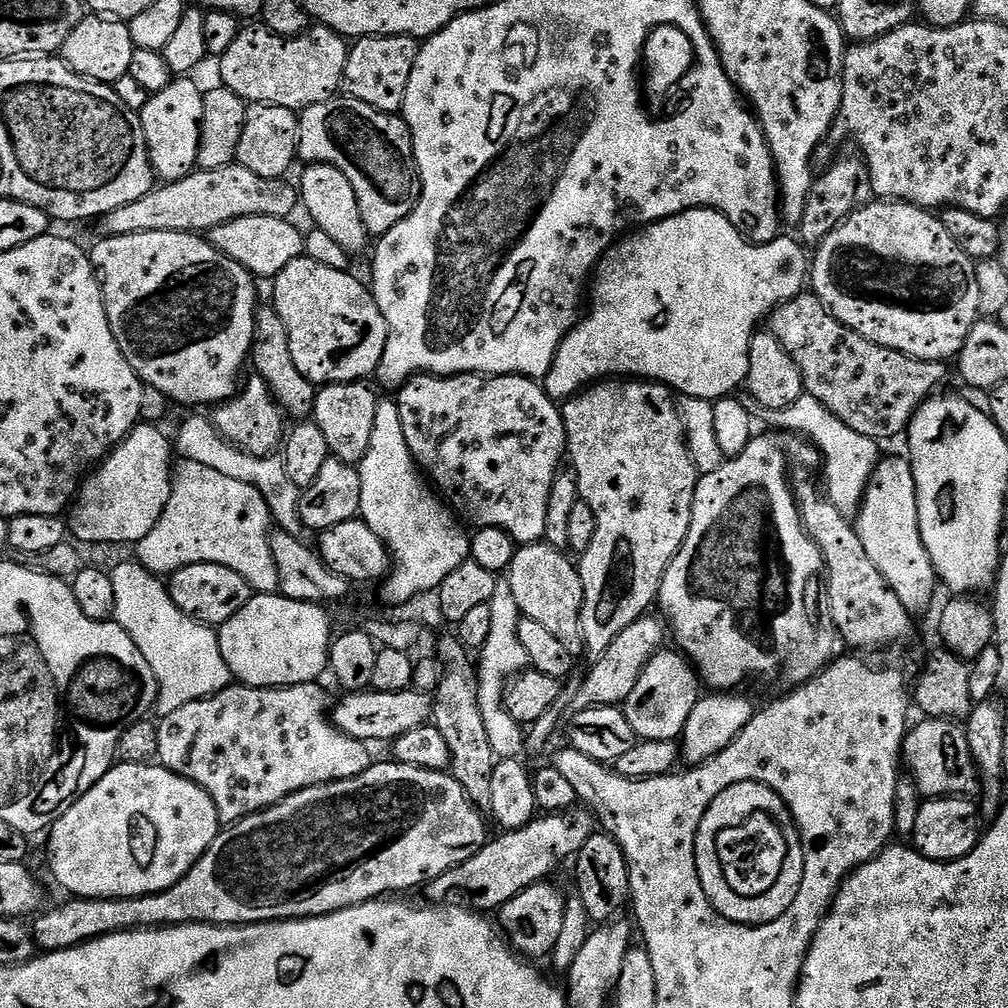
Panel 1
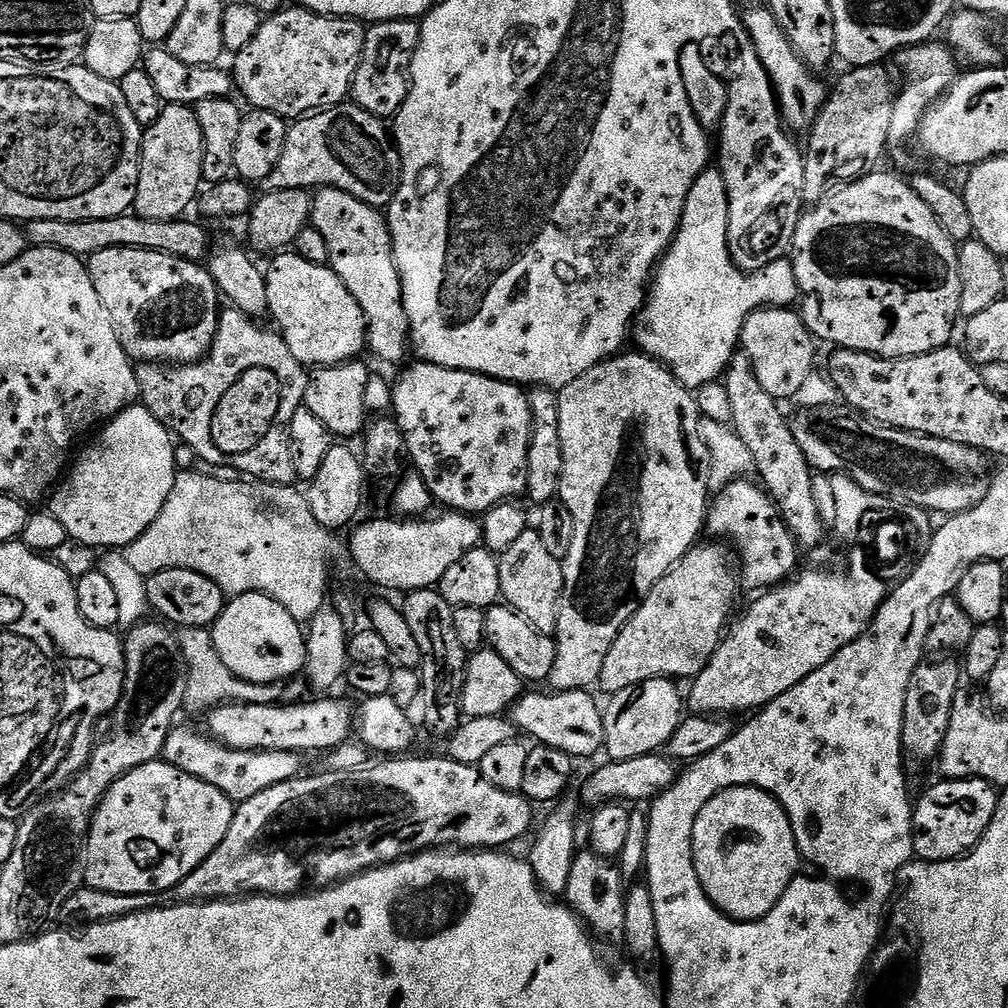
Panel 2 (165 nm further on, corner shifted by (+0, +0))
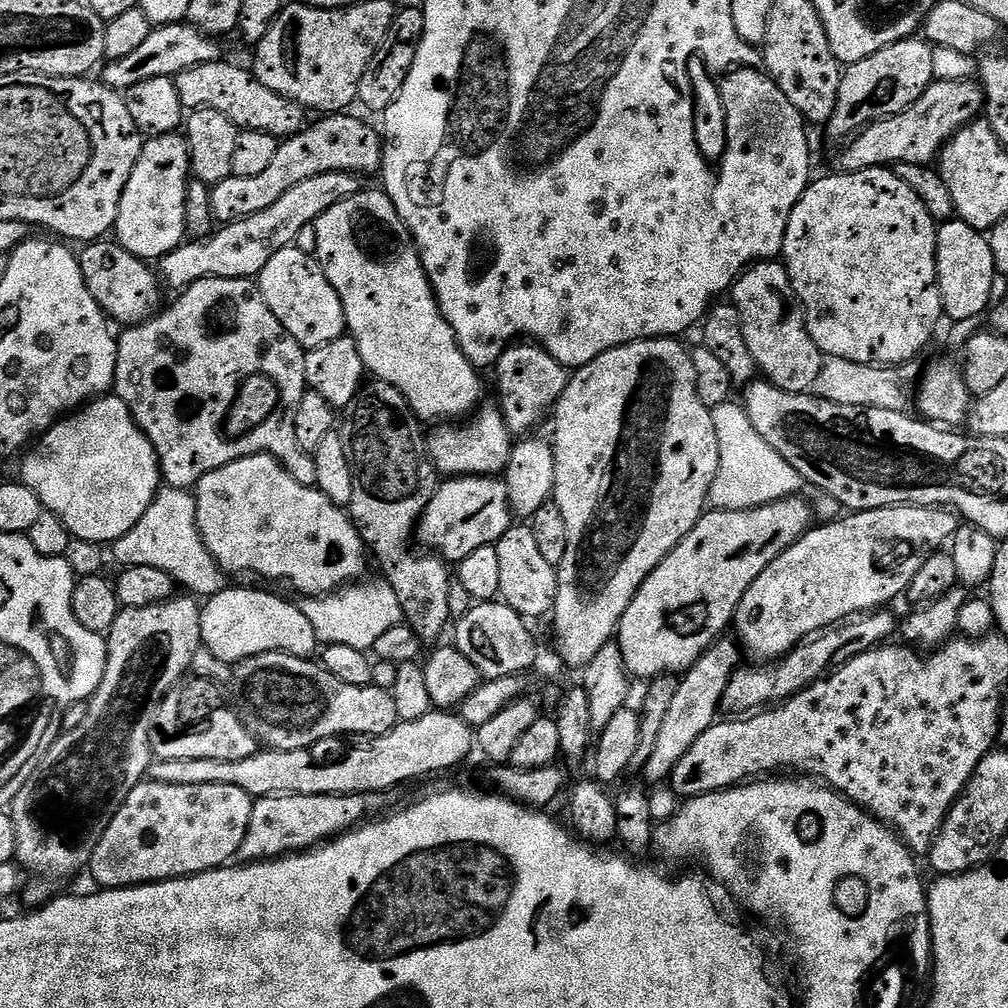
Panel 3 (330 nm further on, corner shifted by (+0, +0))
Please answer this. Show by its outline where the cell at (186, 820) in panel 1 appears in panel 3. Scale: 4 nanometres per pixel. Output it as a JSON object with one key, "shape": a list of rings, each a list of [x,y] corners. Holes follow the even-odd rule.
{"shape":[[[154,779],[143,782],[133,790],[117,810],[106,834],[98,842],[92,855],[90,873],[101,889],[135,888],[137,884],[156,884],[160,880],[181,880],[184,876],[197,876],[199,872],[212,872],[237,859],[246,830],[254,797],[238,786],[203,784],[202,786],[172,786]]]}

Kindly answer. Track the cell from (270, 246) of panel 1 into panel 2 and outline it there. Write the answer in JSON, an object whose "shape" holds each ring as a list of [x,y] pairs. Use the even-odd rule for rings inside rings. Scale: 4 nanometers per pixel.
{"shape":[[[125,214],[114,218],[94,218],[93,220],[59,220],[42,218],[29,220],[26,224],[29,245],[38,248],[53,248],[66,254],[87,258],[98,254],[98,250],[111,248],[141,248],[170,254],[183,260],[203,261],[210,251],[208,232],[200,224],[189,218],[178,220],[147,220],[135,214]]]}

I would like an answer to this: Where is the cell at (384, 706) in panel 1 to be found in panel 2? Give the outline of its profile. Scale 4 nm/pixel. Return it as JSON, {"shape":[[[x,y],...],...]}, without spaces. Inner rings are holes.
{"shape":[[[308,700],[305,704],[221,704],[207,713],[207,731],[226,746],[251,752],[321,752],[327,754],[339,744],[349,743],[354,732],[354,704],[348,700]]]}

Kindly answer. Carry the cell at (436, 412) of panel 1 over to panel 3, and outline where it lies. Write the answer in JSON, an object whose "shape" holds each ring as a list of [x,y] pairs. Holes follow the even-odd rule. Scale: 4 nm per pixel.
{"shape":[[[481,407],[467,422],[457,426],[452,422],[444,422],[427,437],[428,454],[437,473],[444,478],[458,476],[494,476],[499,477],[508,467],[512,456],[514,437],[506,426],[504,415],[499,407]],[[473,419],[473,420],[472,420]],[[472,420],[472,421],[471,421]],[[468,423],[469,424],[464,424]],[[464,424],[464,425],[463,425]],[[460,427],[461,428],[456,428]]]}

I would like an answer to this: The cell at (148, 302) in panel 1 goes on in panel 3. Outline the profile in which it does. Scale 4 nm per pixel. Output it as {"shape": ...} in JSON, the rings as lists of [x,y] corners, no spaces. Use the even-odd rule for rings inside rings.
{"shape":[[[108,242],[89,243],[85,247],[88,249],[84,253],[82,251],[79,253],[82,278],[90,294],[94,294],[94,298],[99,302],[105,316],[111,318],[115,323],[117,320],[120,326],[143,324],[153,315],[154,310],[161,307],[161,281],[153,269],[152,272],[148,269],[151,267],[145,261],[130,254],[122,245],[115,242],[104,243]]]}

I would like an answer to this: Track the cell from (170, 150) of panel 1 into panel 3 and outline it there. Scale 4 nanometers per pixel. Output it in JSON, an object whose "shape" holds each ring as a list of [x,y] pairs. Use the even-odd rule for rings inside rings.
{"shape":[[[171,132],[165,136],[145,139],[138,162],[130,174],[130,182],[126,182],[126,190],[122,190],[122,202],[118,202],[118,218],[114,229],[115,243],[122,245],[130,254],[145,262],[159,262],[179,244],[185,243],[186,190],[189,179],[188,141],[183,135]]]}

